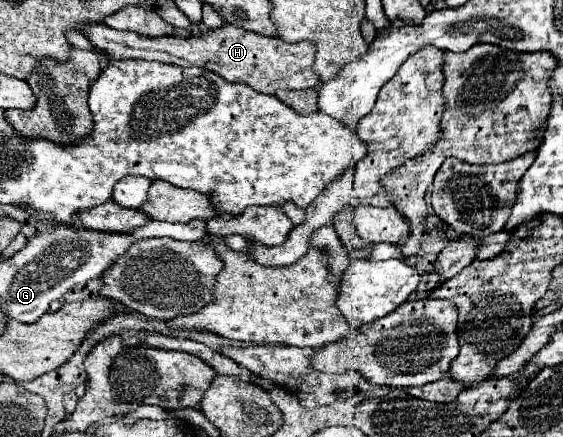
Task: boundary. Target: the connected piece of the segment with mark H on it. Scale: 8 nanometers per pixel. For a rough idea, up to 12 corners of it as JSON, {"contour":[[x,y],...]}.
{"contour":[[224,23],[200,37],[82,33],[112,59],[208,69],[264,95],[308,89],[314,45]]}

